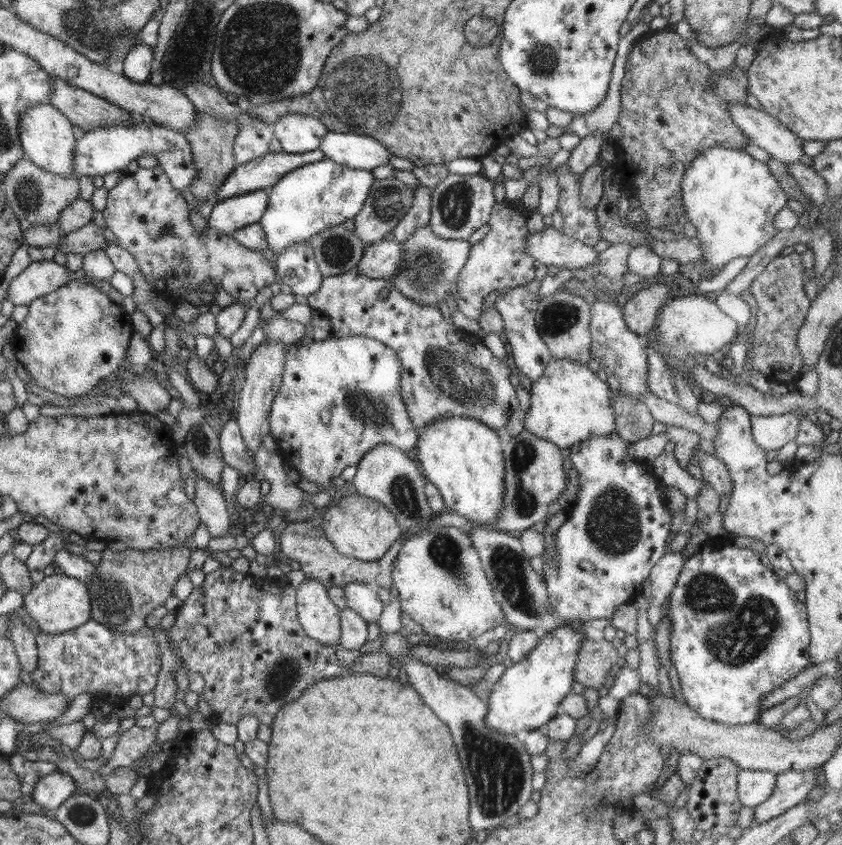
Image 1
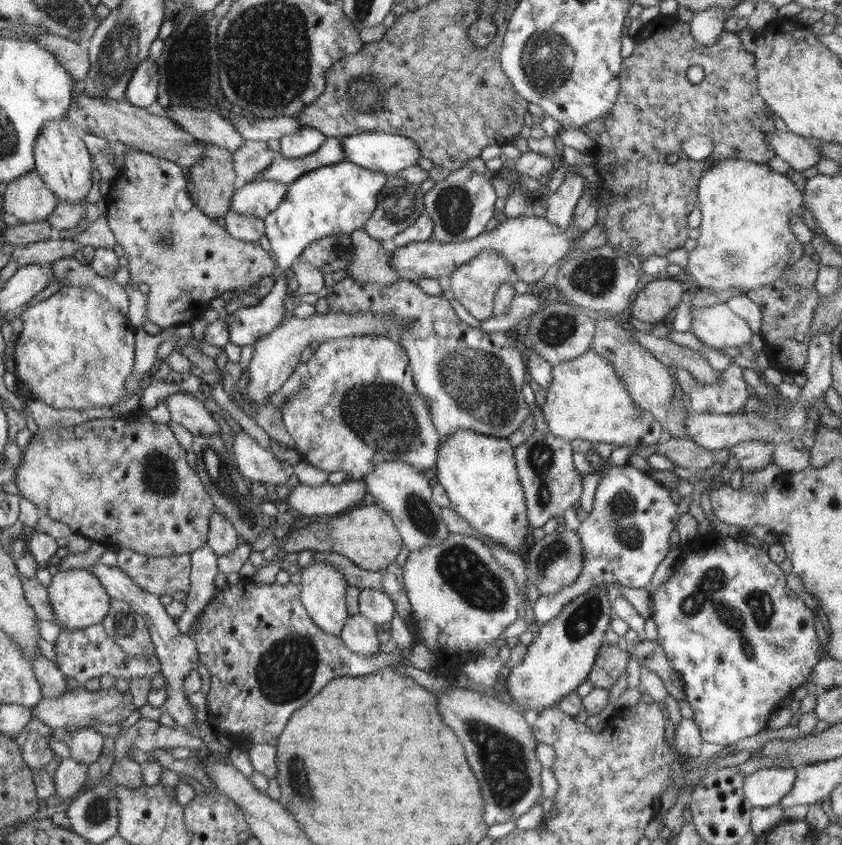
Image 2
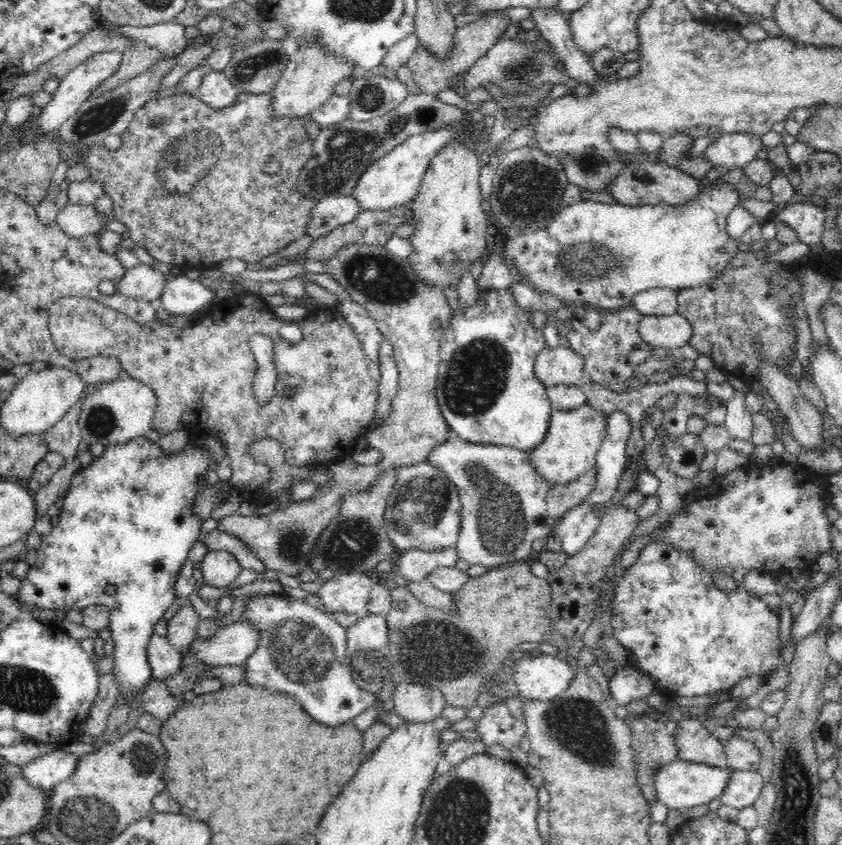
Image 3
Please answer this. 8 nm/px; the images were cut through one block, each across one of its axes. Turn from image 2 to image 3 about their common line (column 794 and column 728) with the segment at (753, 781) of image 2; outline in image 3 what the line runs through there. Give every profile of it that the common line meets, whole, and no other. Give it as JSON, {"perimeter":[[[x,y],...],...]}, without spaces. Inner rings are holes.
{"perimeter":[[[678,758],[674,762],[661,766],[655,774],[655,789],[657,800],[665,804],[668,809],[685,810],[693,806],[708,804],[711,800],[719,798],[730,780],[732,769],[718,768],[684,761]]]}

